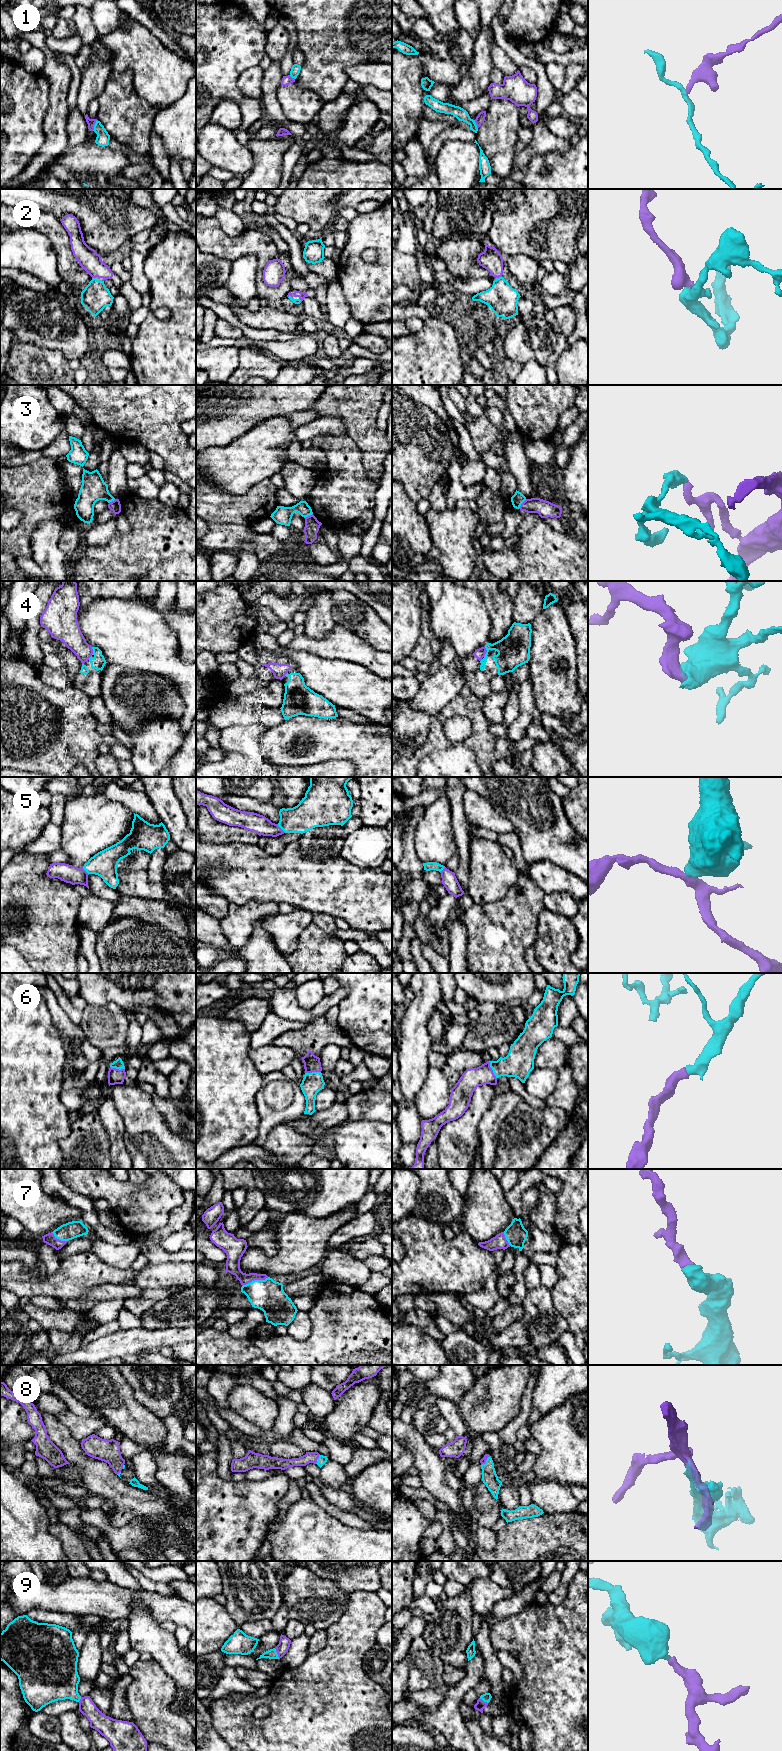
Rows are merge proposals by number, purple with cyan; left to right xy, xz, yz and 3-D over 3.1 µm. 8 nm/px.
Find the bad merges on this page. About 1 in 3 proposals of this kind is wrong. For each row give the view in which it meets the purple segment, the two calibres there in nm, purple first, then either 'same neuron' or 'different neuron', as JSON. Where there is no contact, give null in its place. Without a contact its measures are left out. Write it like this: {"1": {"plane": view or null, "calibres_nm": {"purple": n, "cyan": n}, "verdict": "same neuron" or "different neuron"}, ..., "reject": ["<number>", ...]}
{"1": {"plane": "xy", "calibres_nm": {"purple": 60, "cyan": 110}, "verdict": "different neuron"}, "2": {"plane": "yz", "calibres_nm": {"purple": 170, "cyan": 240}, "verdict": "same neuron"}, "3": {"plane": "yz", "calibres_nm": {"purple": 130, "cyan": 100}, "verdict": "different neuron"}, "4": {"plane": "xy", "calibres_nm": {"purple": 180, "cyan": 110}, "verdict": "different neuron"}, "5": {"plane": "xz", "calibres_nm": {"purple": 150, "cyan": 220}, "verdict": "different neuron"}, "6": {"plane": "yz", "calibres_nm": {"purple": 160, "cyan": 240}, "verdict": "same neuron"}, "7": {"plane": "xz", "calibres_nm": {"purple": 110, "cyan": 260}, "verdict": "same neuron"}, "8": {"plane": "xz", "calibres_nm": {"purple": 100, "cyan": 70}, "verdict": "same neuron"}, "9": {"plane": "xz", "calibres_nm": {"purple": 100, "cyan": 80}, "verdict": "same neuron"}, "reject": ["1", "3", "4", "5"]}

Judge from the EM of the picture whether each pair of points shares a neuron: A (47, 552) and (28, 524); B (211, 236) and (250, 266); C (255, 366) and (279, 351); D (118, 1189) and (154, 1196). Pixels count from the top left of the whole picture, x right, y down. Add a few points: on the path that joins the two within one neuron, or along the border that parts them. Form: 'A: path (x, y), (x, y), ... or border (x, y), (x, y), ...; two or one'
A: border (53, 518), (42, 520), (33, 531), (31, 554); two
B: border (232, 263), (241, 256), (253, 254), (258, 271); two
C: border (254, 346), (265, 350), (284, 363); two
D: path (127, 1196), (145, 1196); one

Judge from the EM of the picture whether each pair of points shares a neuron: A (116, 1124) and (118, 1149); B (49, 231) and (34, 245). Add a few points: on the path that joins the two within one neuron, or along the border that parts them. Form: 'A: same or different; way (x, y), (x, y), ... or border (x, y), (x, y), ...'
A: same; way (116, 1130), (117, 1143)
B: different; border (35, 230), (42, 233), (48, 239), (56, 256)

